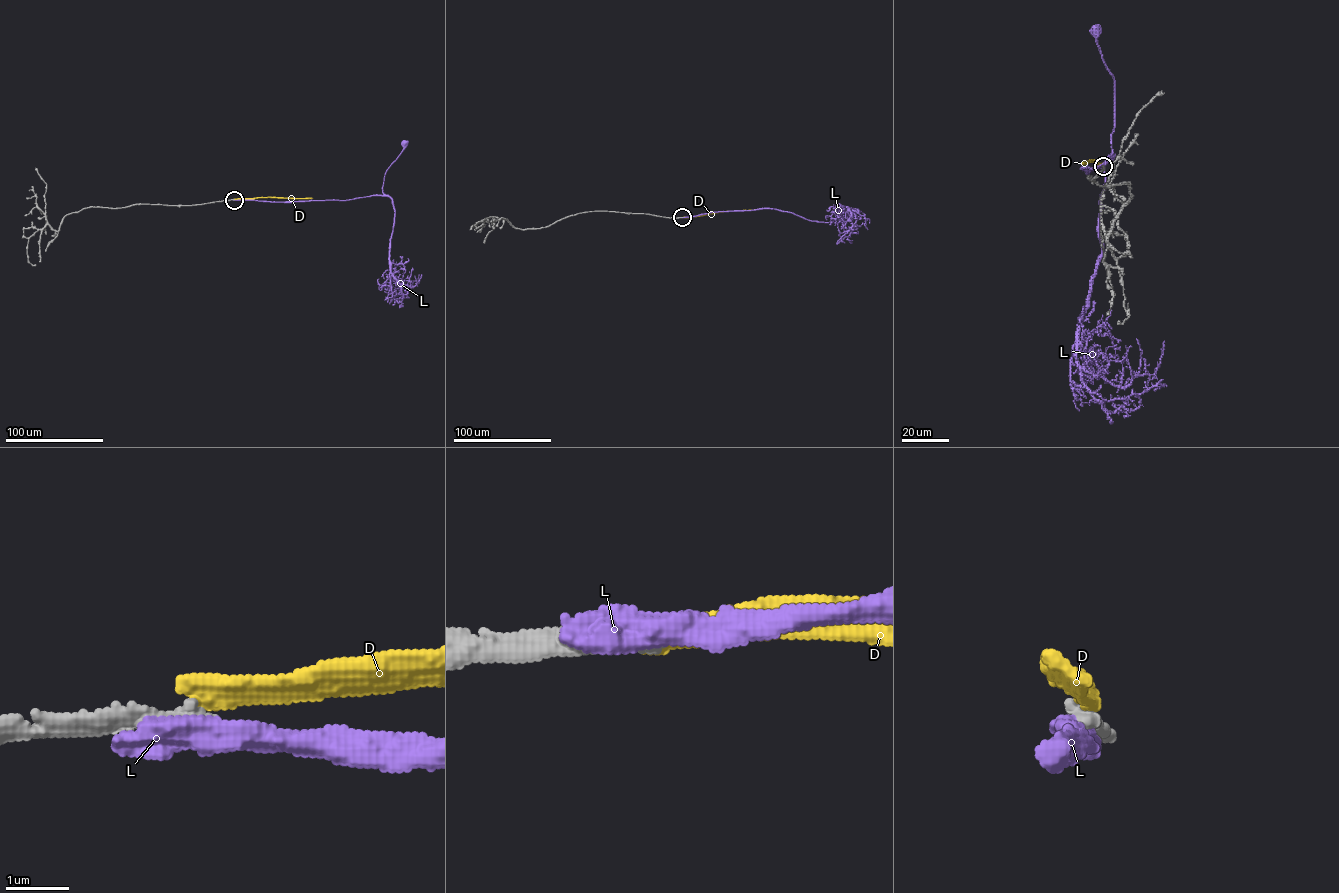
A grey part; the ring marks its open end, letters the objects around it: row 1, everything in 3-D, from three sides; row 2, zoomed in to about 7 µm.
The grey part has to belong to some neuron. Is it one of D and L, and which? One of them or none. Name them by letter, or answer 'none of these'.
none of these

